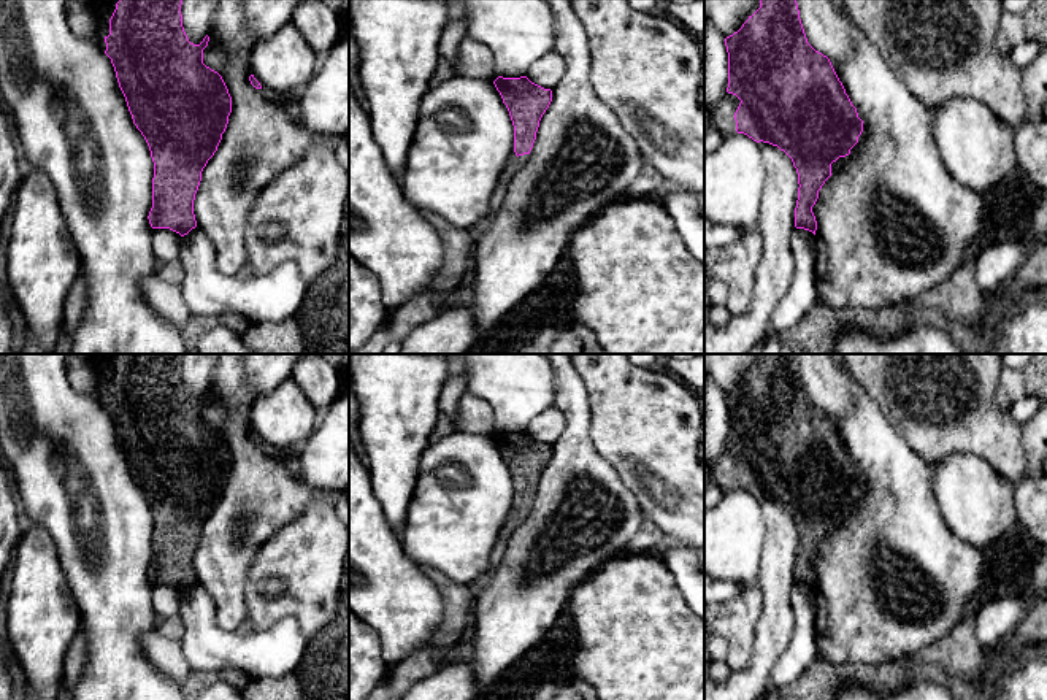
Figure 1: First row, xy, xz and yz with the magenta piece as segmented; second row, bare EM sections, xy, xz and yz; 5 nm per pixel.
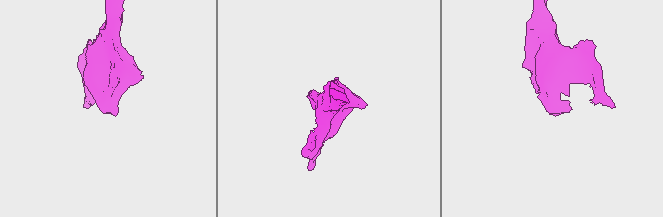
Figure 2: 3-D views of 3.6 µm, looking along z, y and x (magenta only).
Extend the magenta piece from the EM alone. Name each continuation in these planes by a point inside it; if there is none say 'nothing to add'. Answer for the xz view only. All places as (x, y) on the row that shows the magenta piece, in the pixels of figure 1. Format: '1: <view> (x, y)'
1: xz (514, 164)

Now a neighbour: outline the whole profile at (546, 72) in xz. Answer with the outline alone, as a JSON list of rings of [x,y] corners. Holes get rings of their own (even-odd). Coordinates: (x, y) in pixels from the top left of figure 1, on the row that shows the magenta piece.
[[[552,51],[541,59],[538,59],[527,71],[527,78],[544,87],[544,89],[554,89],[560,79],[565,75],[565,60],[563,57]]]

